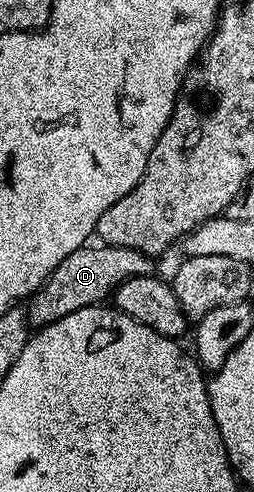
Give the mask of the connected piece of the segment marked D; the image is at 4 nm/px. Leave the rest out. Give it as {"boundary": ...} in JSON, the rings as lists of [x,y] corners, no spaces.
{"boundary":[[[105,243],[98,245],[98,247],[85,245],[72,252],[71,255],[68,255],[68,258],[64,259],[64,261],[56,267],[56,270],[52,271],[49,276],[46,277],[46,281],[41,288],[29,298],[25,314],[27,324],[31,328],[42,328],[47,326],[48,323],[55,322],[57,319],[62,319],[64,316],[70,315],[72,311],[78,311],[82,307],[99,304],[128,278],[149,277],[155,272],[155,258],[148,257],[142,252],[133,251],[131,248],[116,247],[115,245]]]}

